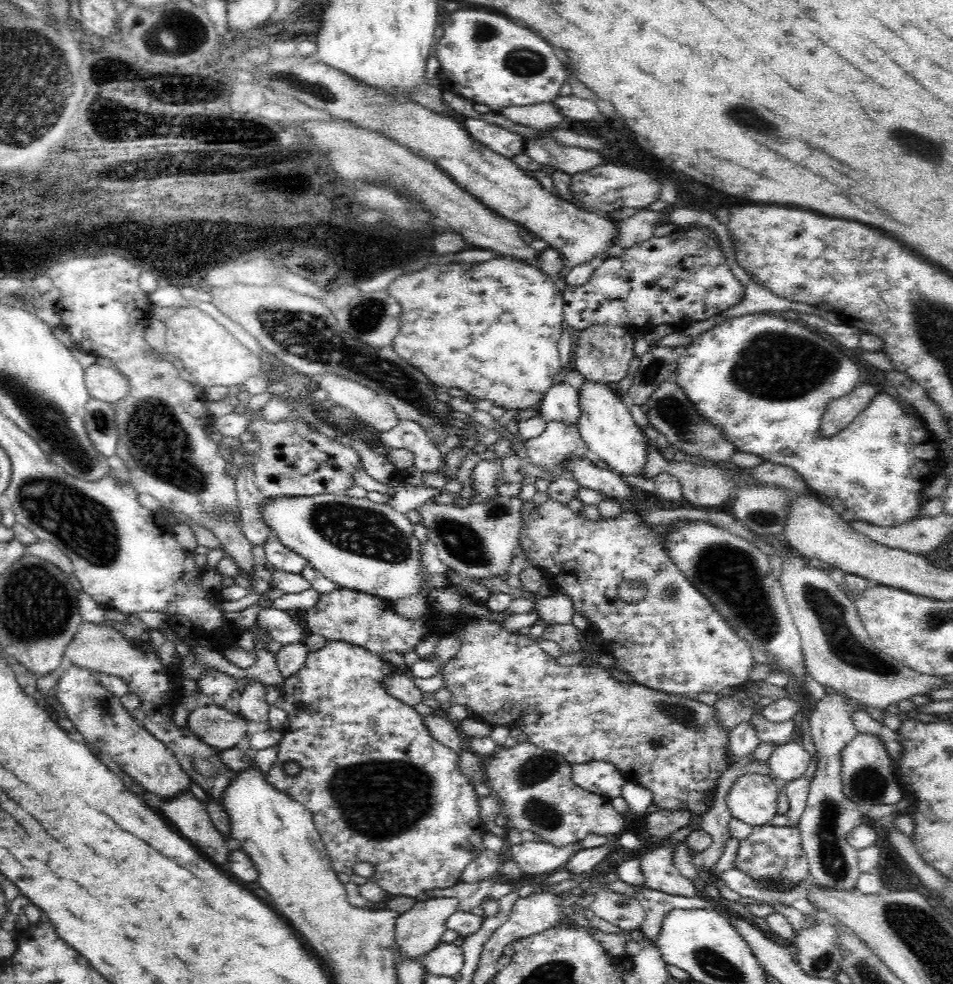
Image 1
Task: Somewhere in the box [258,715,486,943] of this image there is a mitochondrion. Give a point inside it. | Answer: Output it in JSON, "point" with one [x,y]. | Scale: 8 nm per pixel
{"point":[397,818]}

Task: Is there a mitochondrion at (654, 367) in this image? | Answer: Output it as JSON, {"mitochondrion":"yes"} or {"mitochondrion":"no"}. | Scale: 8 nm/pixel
{"mitochondrion":"yes"}

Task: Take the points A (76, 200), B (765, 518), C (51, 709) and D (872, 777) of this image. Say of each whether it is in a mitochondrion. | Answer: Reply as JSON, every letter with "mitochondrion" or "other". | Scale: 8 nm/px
{"A":"other","B":"mitochondrion","C":"other","D":"mitochondrion"}

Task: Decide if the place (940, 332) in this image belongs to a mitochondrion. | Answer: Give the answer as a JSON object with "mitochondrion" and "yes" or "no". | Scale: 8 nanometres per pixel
{"mitochondrion":"yes"}

